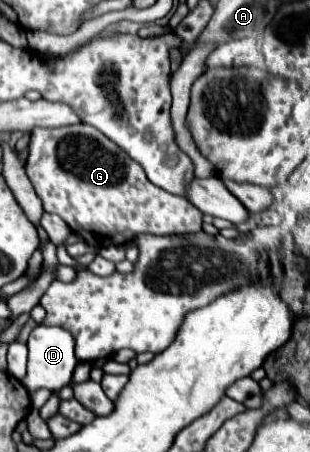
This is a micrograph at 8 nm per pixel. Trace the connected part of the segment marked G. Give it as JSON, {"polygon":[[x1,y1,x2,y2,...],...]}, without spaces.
{"polygon":[[36,127,30,133,30,155,26,159,26,175,34,185,46,213,56,213,64,223,80,235,88,245,106,247,130,243,142,233,150,235,184,235,202,229,202,213,180,195,166,193,152,185,140,165,136,165,116,143,102,133,84,133,80,127,46,129]]}

